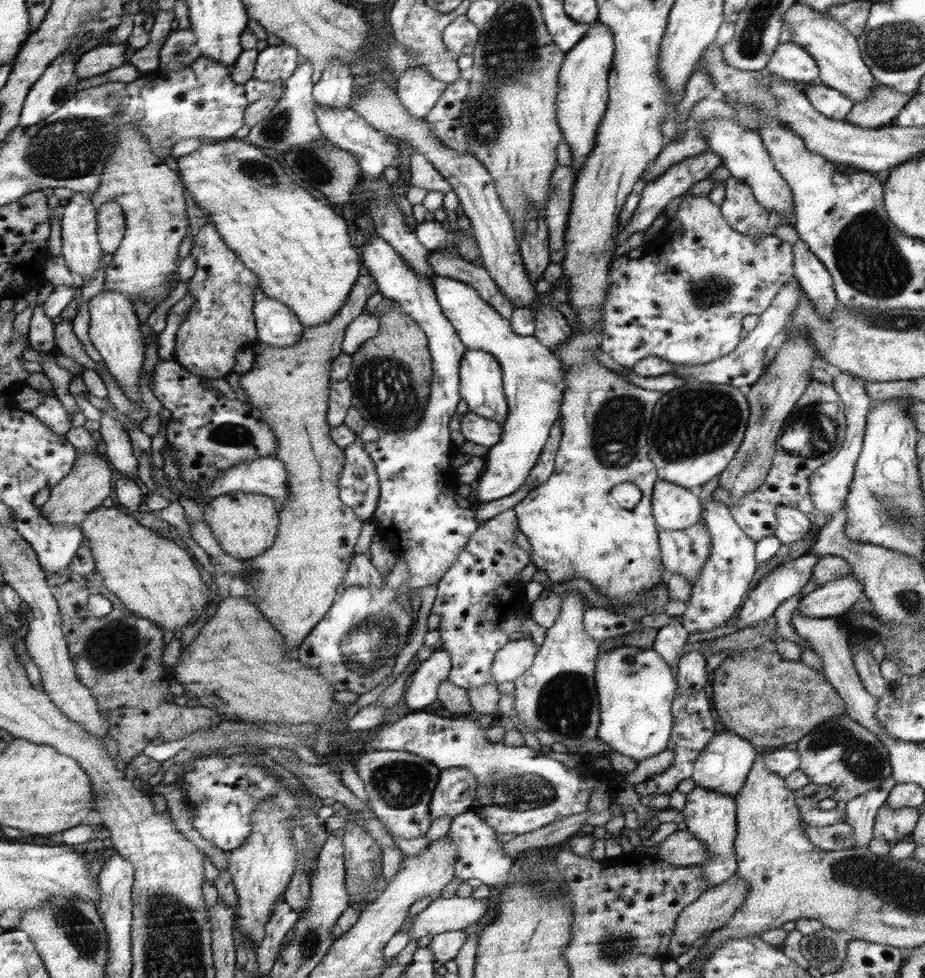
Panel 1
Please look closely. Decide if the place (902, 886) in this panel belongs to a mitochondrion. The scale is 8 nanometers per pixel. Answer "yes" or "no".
yes

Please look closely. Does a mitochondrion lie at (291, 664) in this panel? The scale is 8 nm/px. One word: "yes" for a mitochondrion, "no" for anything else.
no

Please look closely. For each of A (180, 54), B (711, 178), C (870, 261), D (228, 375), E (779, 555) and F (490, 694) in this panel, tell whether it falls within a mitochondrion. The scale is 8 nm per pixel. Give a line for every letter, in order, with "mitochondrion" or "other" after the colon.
A: mitochondrion
B: other
C: mitochondrion
D: other
E: other
F: other

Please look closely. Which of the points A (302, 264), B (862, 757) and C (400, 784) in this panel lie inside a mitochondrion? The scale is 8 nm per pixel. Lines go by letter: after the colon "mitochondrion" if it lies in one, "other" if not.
A: other
B: mitochondrion
C: mitochondrion

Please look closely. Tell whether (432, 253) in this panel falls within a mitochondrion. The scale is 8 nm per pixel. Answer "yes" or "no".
no

